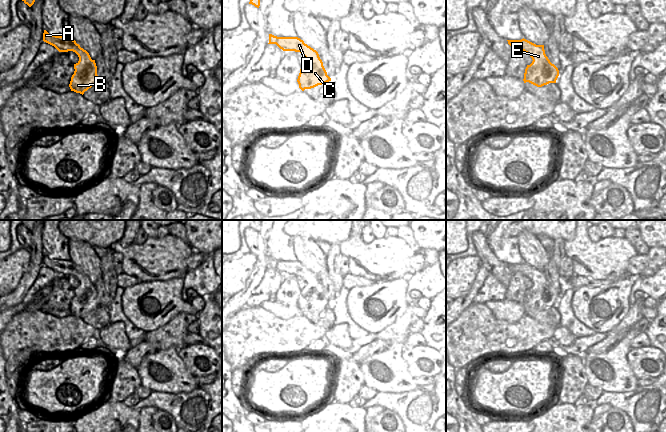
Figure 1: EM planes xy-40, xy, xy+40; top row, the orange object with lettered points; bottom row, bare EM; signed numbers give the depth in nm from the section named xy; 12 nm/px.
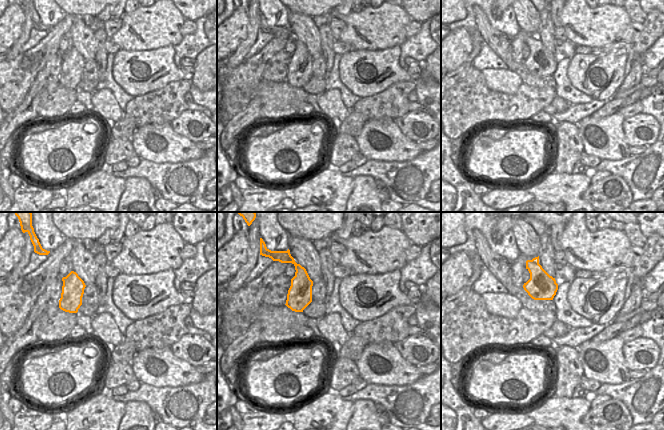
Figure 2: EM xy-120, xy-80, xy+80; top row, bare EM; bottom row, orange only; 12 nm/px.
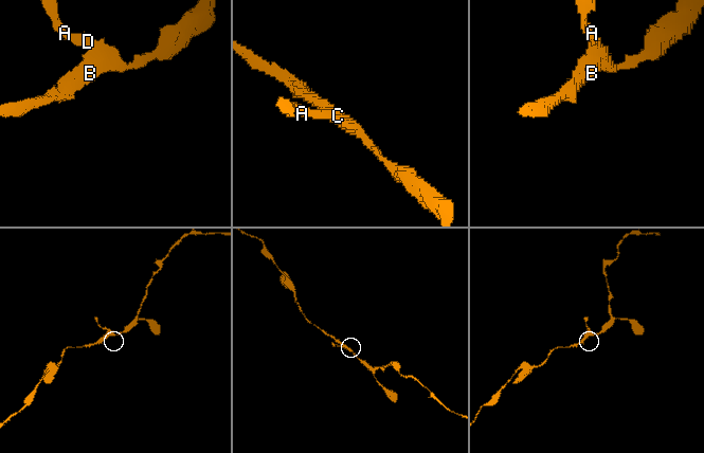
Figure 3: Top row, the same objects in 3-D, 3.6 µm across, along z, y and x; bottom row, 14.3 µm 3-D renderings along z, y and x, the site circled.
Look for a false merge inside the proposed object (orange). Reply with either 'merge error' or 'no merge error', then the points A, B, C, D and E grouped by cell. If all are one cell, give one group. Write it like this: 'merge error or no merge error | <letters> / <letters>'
merge error | A D / B C E

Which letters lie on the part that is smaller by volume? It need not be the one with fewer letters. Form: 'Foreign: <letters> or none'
Foreign: A, D

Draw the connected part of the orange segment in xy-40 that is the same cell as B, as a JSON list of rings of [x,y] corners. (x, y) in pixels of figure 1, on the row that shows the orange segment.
[[[84,52],[78,55],[79,61],[74,64],[74,74],[70,81],[70,89],[76,93],[84,94],[92,86],[96,85],[100,80],[97,75],[97,66],[95,60],[92,60],[89,53]]]

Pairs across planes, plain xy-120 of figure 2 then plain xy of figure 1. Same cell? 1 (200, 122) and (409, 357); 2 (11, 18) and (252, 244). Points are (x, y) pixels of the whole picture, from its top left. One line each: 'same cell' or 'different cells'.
1: same cell
2: different cells

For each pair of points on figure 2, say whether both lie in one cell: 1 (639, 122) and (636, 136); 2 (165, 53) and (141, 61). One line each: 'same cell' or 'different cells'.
1: same cell
2: same cell

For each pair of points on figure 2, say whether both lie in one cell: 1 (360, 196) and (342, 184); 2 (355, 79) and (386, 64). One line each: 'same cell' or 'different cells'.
1: different cells
2: same cell

